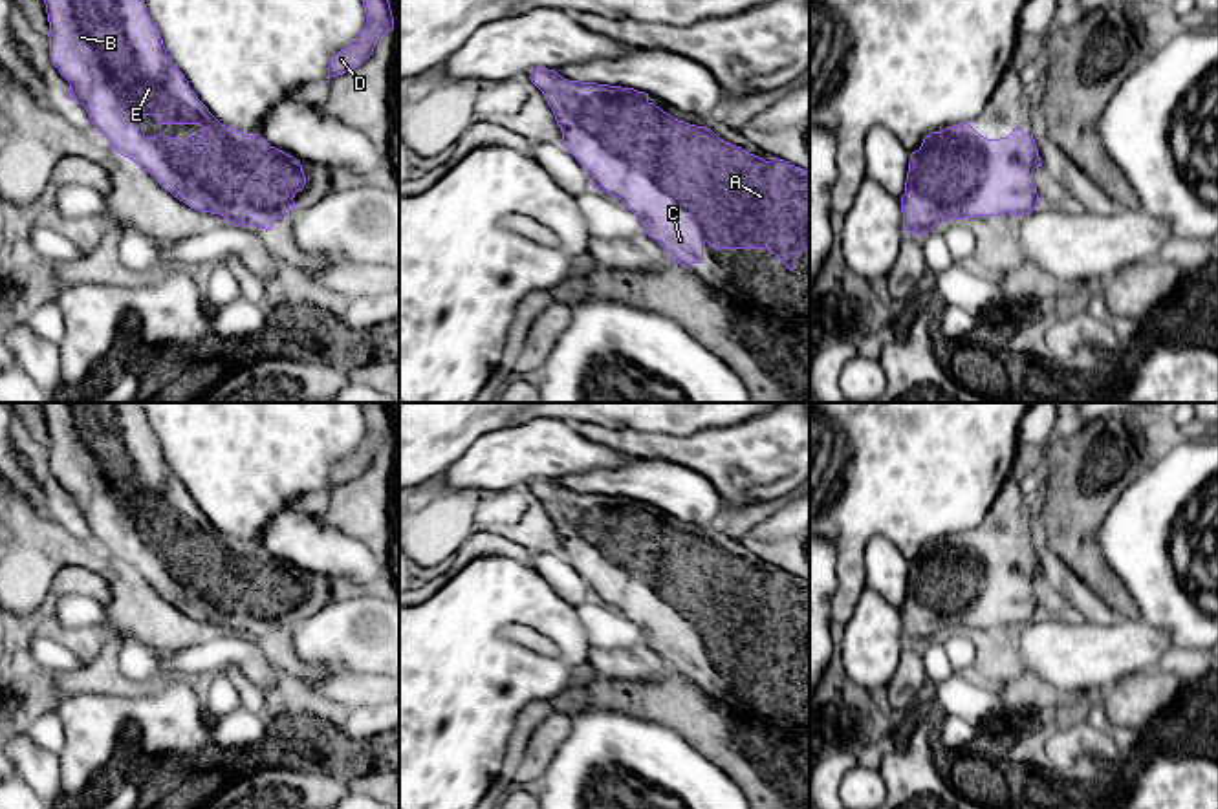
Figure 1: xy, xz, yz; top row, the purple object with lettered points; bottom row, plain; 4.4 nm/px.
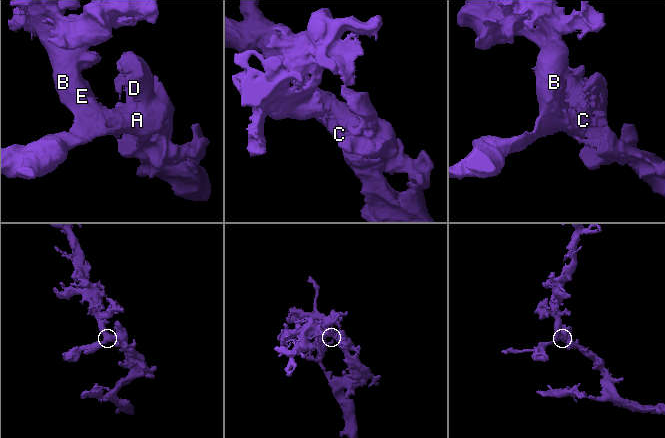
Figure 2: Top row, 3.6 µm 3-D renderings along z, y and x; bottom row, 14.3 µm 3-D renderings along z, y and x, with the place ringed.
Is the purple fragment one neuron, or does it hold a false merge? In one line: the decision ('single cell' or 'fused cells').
single cell

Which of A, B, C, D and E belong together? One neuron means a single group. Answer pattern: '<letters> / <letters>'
A B C D E

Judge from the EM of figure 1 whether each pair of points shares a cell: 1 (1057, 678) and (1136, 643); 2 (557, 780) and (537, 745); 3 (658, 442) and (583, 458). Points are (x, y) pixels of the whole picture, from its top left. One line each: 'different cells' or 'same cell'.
1: same cell
2: different cells
3: different cells

